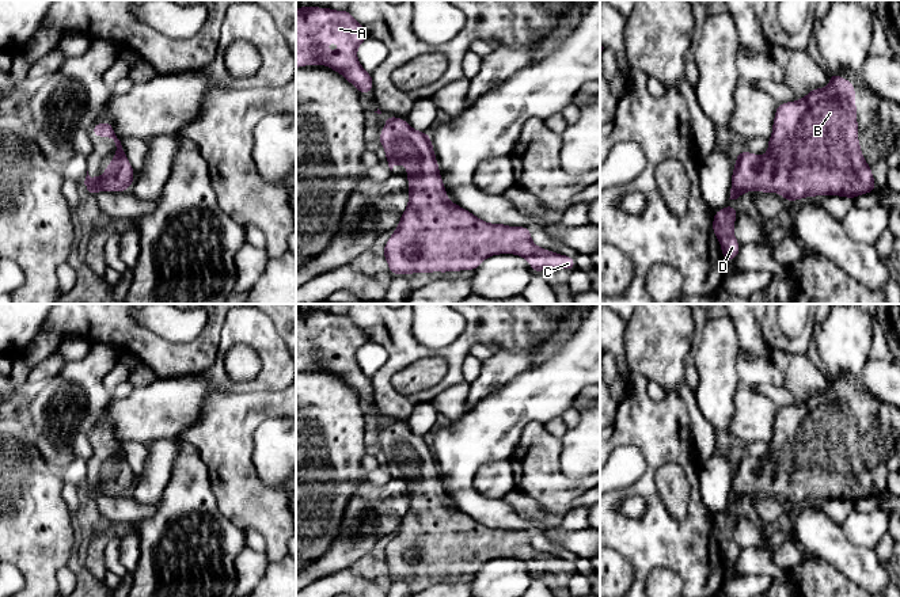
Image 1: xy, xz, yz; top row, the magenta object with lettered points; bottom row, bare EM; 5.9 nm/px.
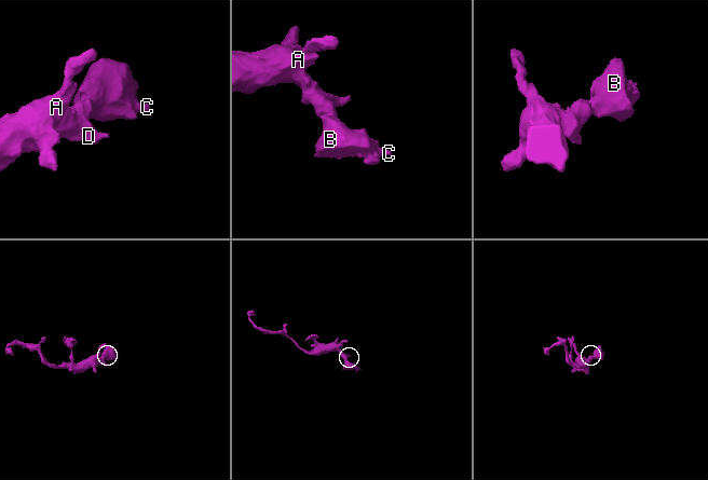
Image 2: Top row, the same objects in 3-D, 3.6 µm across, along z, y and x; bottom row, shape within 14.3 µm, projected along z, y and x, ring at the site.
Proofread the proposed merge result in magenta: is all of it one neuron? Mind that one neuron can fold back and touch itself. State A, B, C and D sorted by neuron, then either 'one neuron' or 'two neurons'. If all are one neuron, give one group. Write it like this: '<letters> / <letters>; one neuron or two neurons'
A B C D; one neuron

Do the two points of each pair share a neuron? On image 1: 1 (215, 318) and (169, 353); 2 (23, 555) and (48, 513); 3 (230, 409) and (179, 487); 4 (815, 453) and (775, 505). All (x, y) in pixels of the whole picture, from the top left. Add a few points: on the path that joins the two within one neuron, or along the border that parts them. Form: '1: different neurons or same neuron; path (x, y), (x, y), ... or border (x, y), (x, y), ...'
1: same neuron; path (211, 333), (192, 353), (183, 353)
2: same neuron; path (34, 544), (41, 524)
3: different neurons; border (178, 437), (197, 449), (211, 486)
4: different neurons; border (773, 494), (779, 497), (786, 506)

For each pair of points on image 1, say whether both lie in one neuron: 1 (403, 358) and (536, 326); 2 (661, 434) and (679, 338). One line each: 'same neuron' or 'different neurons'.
1: same neuron
2: different neurons

